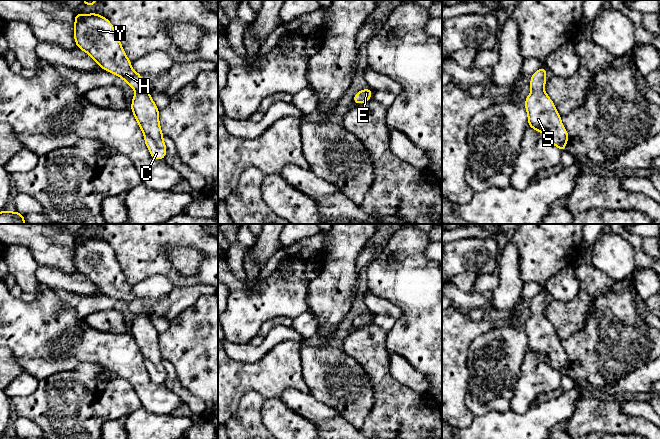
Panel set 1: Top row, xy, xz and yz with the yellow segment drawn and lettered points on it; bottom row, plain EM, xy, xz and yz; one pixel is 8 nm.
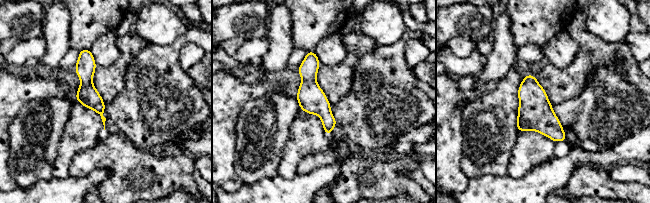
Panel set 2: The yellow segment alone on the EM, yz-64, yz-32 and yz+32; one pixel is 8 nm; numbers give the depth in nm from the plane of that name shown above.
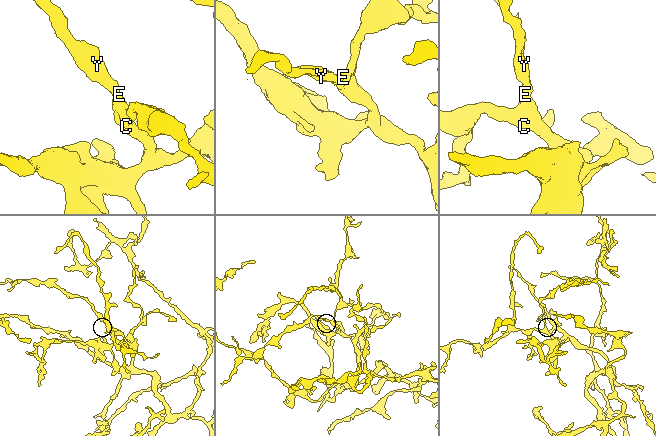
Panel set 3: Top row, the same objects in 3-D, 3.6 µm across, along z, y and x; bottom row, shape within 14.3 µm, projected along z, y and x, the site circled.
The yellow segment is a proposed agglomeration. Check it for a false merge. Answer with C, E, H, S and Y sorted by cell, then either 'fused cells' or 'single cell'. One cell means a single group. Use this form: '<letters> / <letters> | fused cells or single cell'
C E H S Y | single cell

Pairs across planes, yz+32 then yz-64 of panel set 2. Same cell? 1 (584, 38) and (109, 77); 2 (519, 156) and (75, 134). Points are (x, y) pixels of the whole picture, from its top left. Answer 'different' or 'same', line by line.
1: same
2: same

